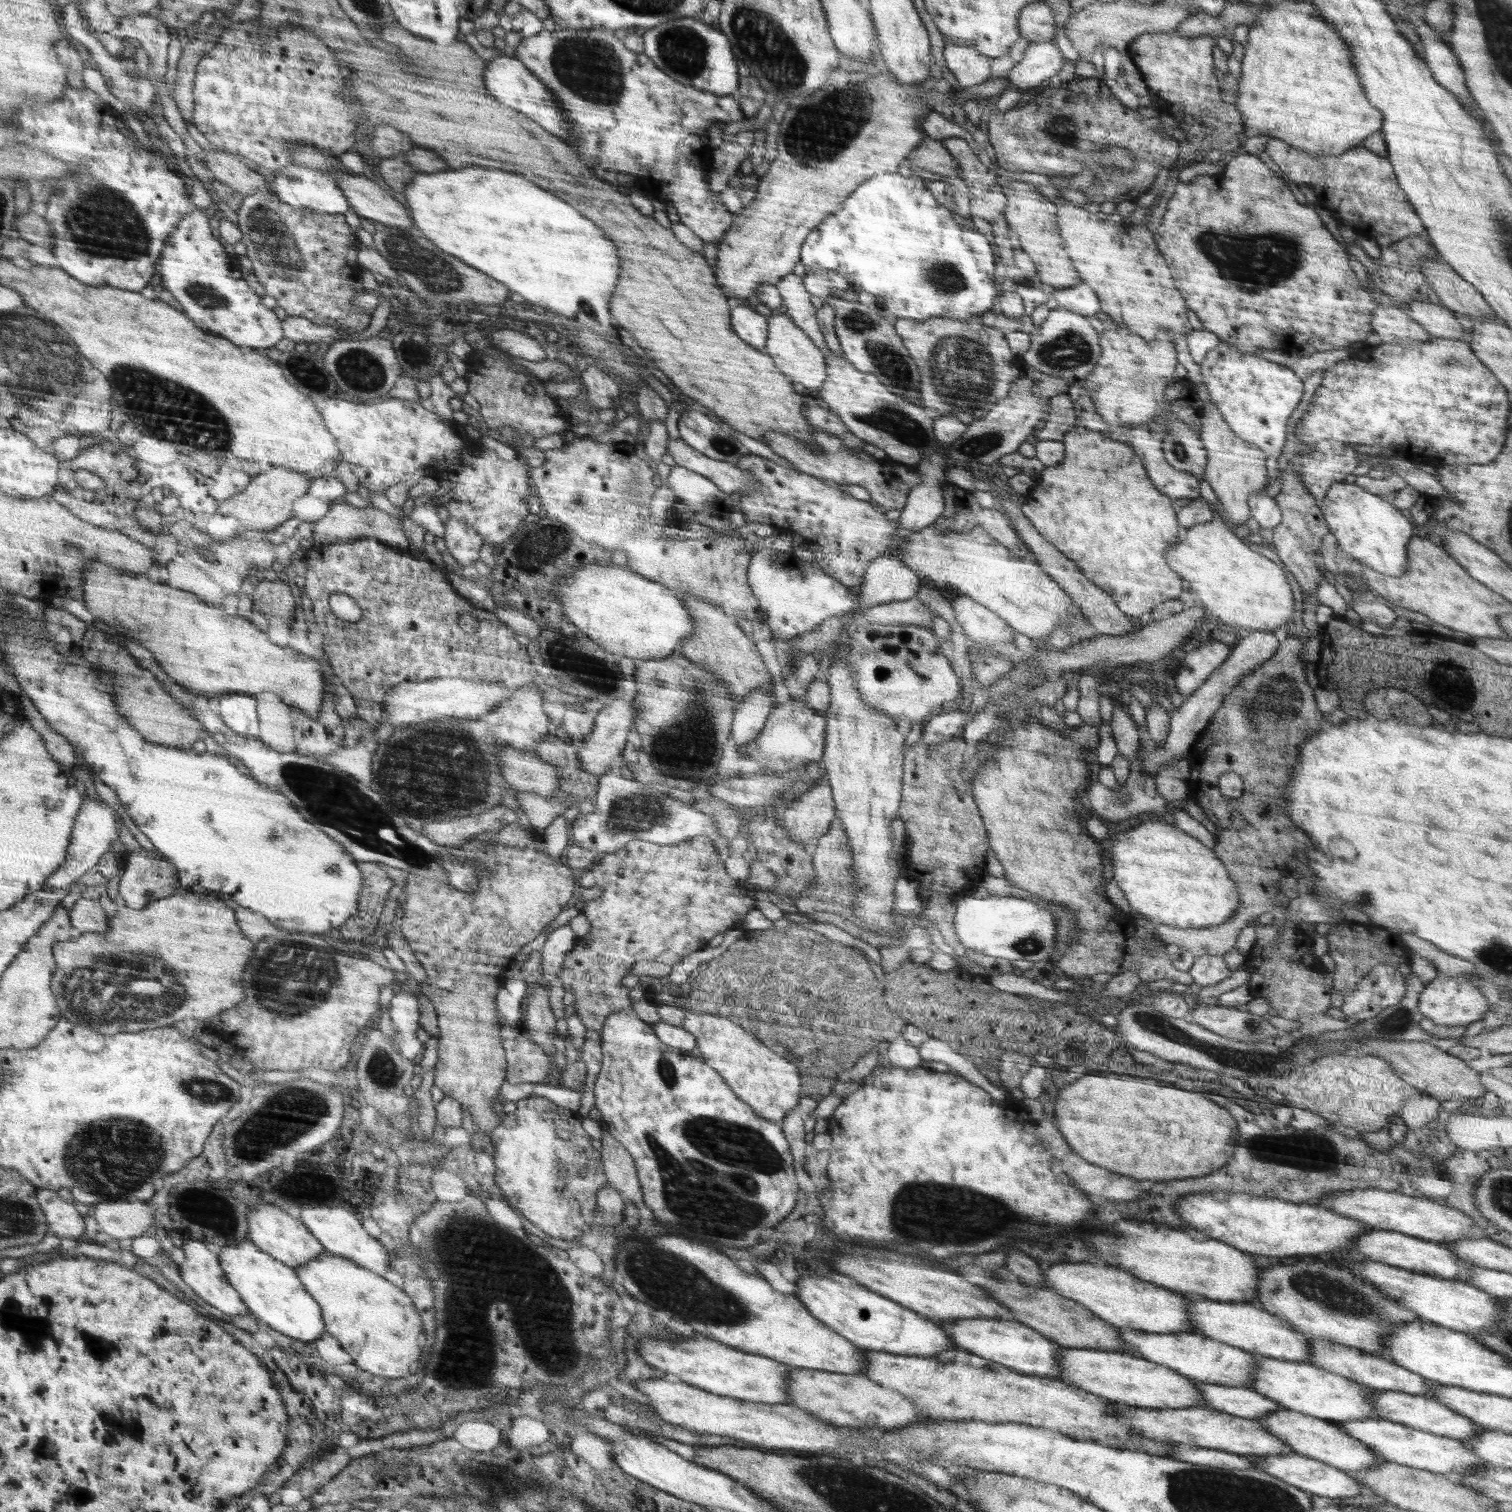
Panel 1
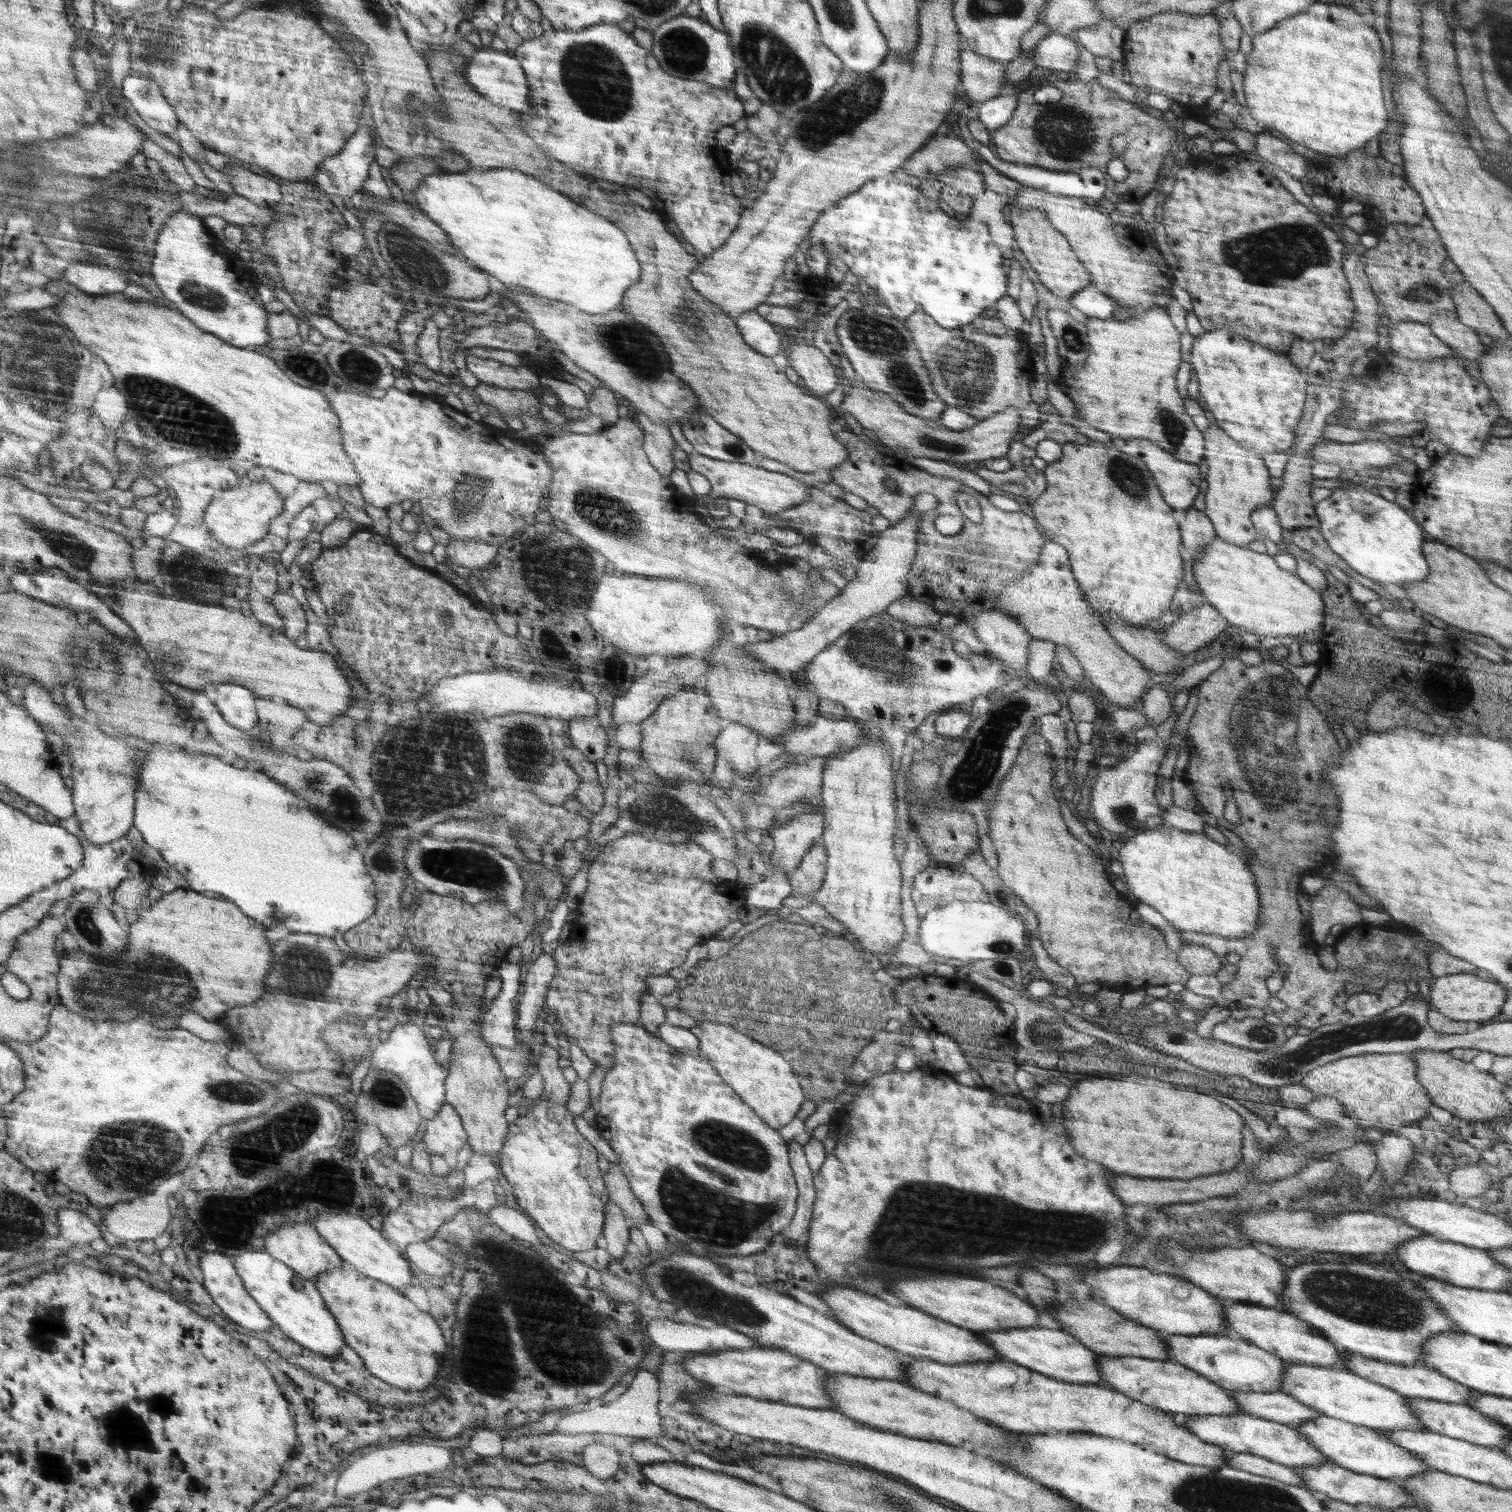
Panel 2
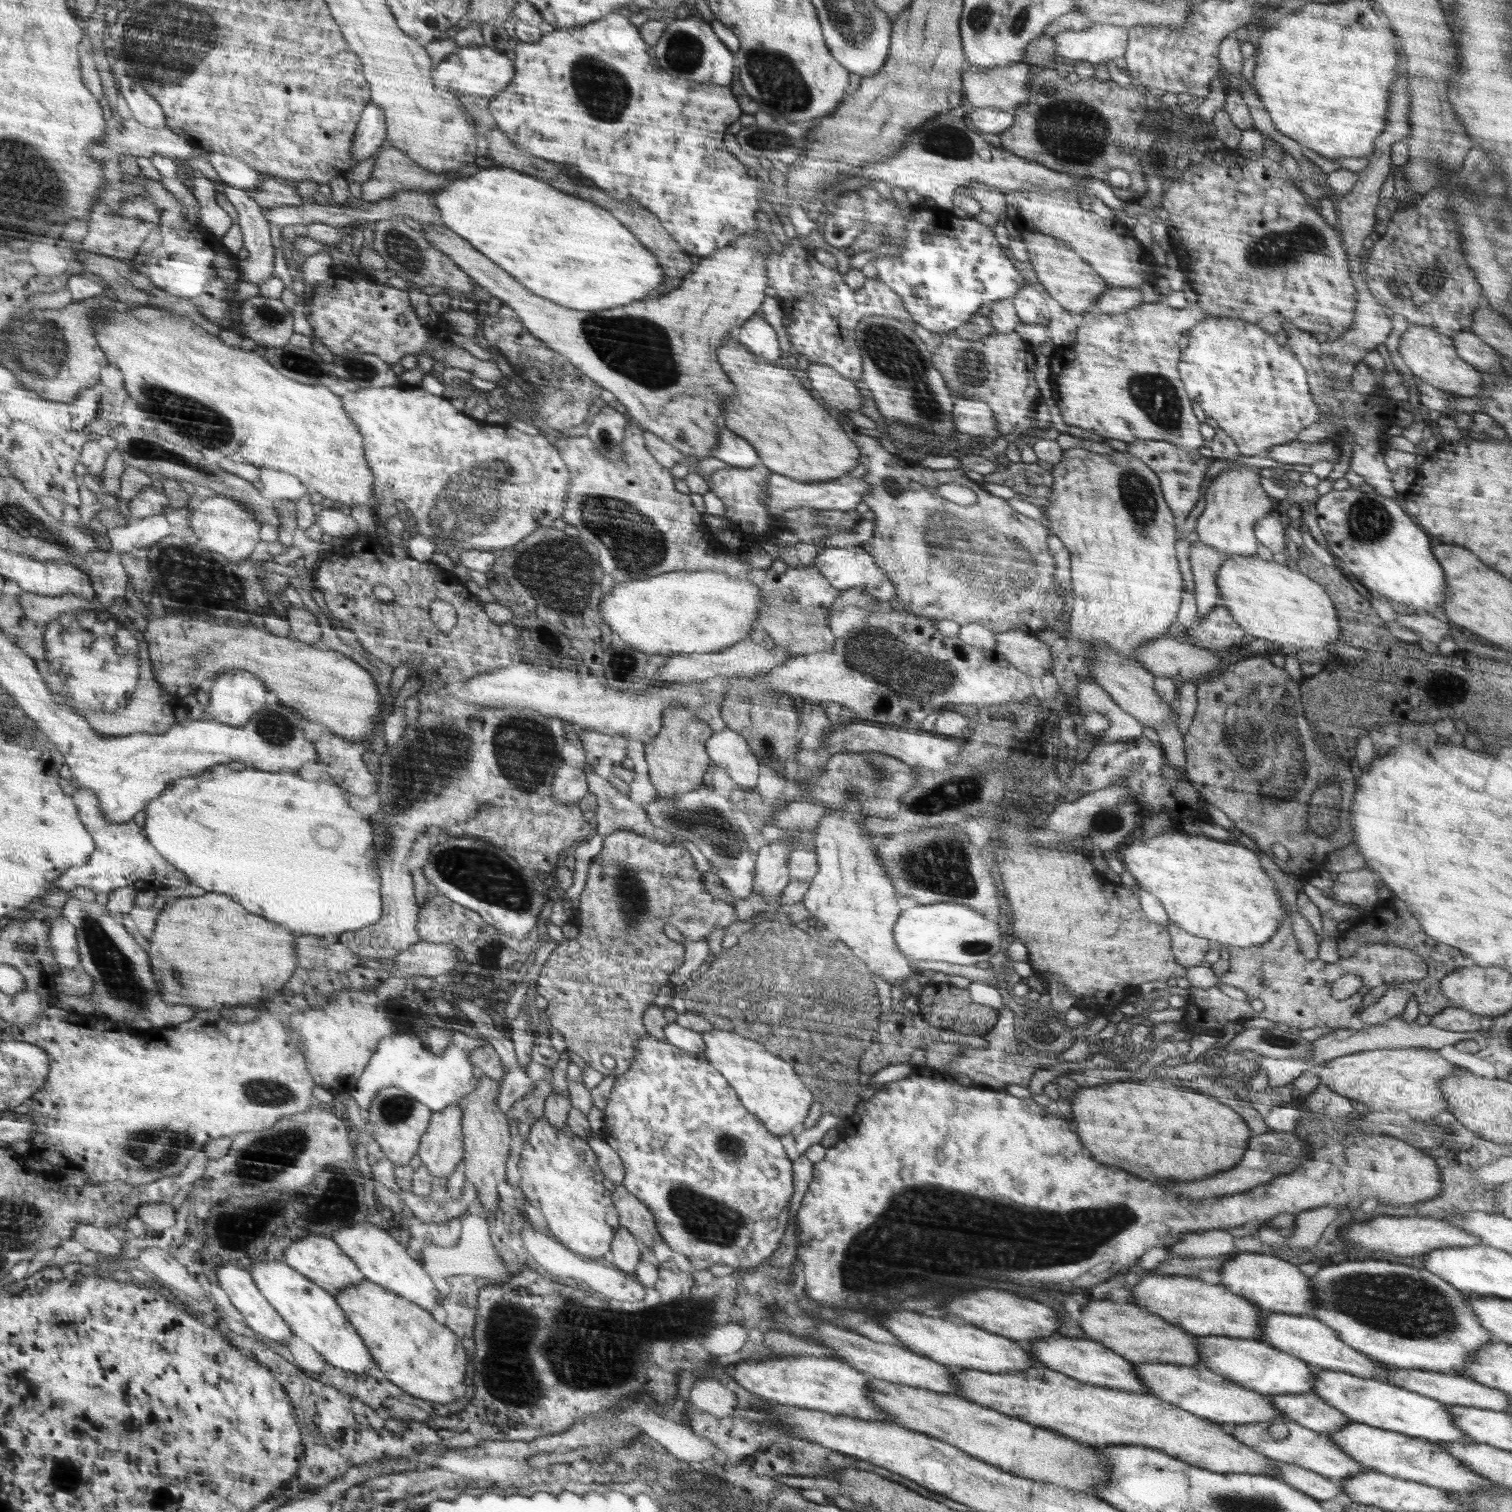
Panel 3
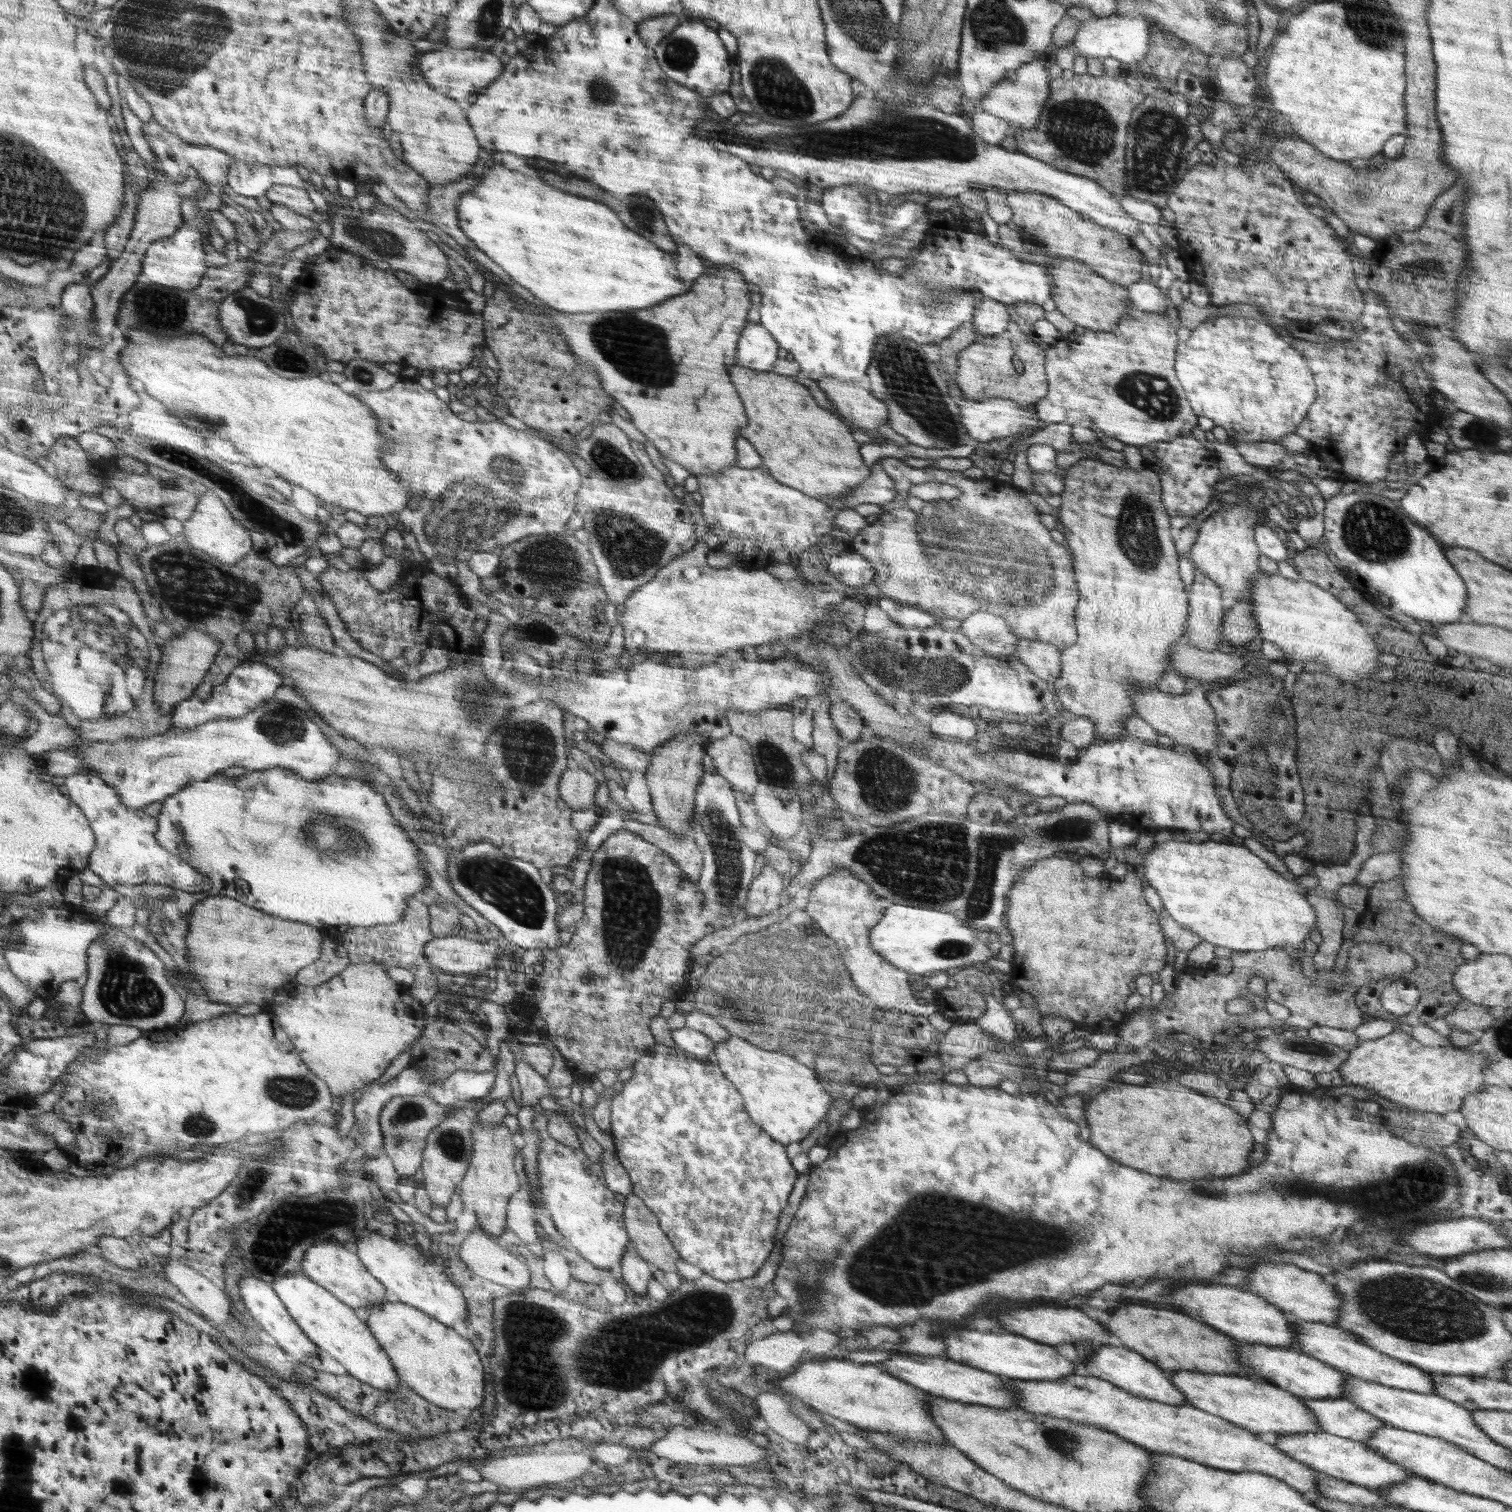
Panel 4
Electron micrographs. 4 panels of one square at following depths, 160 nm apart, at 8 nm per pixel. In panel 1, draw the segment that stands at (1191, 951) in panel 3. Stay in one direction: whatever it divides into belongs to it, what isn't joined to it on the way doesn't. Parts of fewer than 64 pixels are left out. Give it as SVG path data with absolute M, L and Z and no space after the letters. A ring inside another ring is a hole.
M1196 955L1193 965L1188 969L1193 982L1201 987L1212 986L1233 977L1221 955Z

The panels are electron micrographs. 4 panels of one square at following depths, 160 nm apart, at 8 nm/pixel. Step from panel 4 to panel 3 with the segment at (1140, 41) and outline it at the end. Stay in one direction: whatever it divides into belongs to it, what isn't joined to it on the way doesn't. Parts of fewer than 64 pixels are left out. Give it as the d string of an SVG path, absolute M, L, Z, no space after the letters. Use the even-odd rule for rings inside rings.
M1091 23L1086 30L1062 31L1053 39L1058 61L1067 63L1070 68L1078 61L1096 65L1124 56L1129 29L1114 24Z

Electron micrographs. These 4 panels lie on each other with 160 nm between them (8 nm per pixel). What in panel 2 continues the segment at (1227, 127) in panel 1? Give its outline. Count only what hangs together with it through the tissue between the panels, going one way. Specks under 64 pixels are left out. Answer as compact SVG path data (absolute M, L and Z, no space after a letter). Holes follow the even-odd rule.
M1167 12L1134 22L1125 31L1125 40L1121 44L1124 66L1130 73L1131 84L1140 88L1140 94L1164 93L1182 106L1183 117L1206 122L1205 116L1212 109L1218 95L1217 66L1226 58L1219 28L1217 16L1212 12L1204 16L1193 16L1186 12Z

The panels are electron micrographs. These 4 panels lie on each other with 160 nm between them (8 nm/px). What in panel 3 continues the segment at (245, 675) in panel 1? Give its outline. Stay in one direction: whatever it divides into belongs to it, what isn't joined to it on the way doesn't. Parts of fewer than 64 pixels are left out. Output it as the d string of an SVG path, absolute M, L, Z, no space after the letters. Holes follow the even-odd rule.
M167 612L165 617L149 616L148 624L143 632L150 644L155 673L158 682L172 696L186 699L197 695L206 680L216 680L234 670L252 673L262 679L268 692L275 693L280 705L289 706L300 713L309 722L318 722L326 726L334 734L353 741L362 740L372 734L378 727L382 716L382 696L372 675L360 667L348 656L334 650L316 650L312 645L300 642L292 636L283 637L268 632L265 628L254 627L253 624L240 626L222 626L218 622L210 622L184 612Z

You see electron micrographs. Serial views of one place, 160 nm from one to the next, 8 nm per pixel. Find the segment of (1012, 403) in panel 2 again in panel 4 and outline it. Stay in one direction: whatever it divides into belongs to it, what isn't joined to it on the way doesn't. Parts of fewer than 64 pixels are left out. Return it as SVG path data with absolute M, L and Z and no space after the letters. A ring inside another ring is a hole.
M1015 323L1010 324L1010 330L1005 333L979 338L957 354L957 363L955 382L962 392L966 392L966 397L974 401L1004 398L1020 406L1035 406L1049 390L1045 375L1045 351L1022 333Z

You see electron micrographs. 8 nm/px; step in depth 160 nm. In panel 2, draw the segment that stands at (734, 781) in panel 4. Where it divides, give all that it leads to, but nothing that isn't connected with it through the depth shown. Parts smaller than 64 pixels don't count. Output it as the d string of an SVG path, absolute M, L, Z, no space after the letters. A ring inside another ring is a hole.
M731 722L729 726L721 730L716 739L715 747L718 757L727 759L740 777L750 780L752 773L759 767L755 753L760 740L758 732L744 724Z

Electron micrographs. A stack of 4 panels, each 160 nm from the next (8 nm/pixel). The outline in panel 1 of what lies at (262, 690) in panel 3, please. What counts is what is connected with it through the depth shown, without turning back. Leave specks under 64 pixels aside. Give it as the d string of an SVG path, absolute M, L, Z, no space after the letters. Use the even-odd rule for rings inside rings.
M244 693L222 696L221 715L232 730L240 736L259 736L260 716L257 715L258 700Z

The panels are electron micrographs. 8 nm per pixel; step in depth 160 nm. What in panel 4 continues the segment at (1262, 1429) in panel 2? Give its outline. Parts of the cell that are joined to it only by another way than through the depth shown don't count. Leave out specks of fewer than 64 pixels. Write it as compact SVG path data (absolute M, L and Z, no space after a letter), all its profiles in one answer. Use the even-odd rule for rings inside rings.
M1324 1431L1281 1434L1277 1436L1275 1445L1278 1450L1287 1454L1290 1458L1302 1462L1302 1464L1307 1464L1314 1470L1370 1489L1378 1490L1378 1488L1405 1481L1410 1477L1416 1477L1413 1472L1409 1471L1410 1468L1398 1466L1362 1441L1340 1438Z

